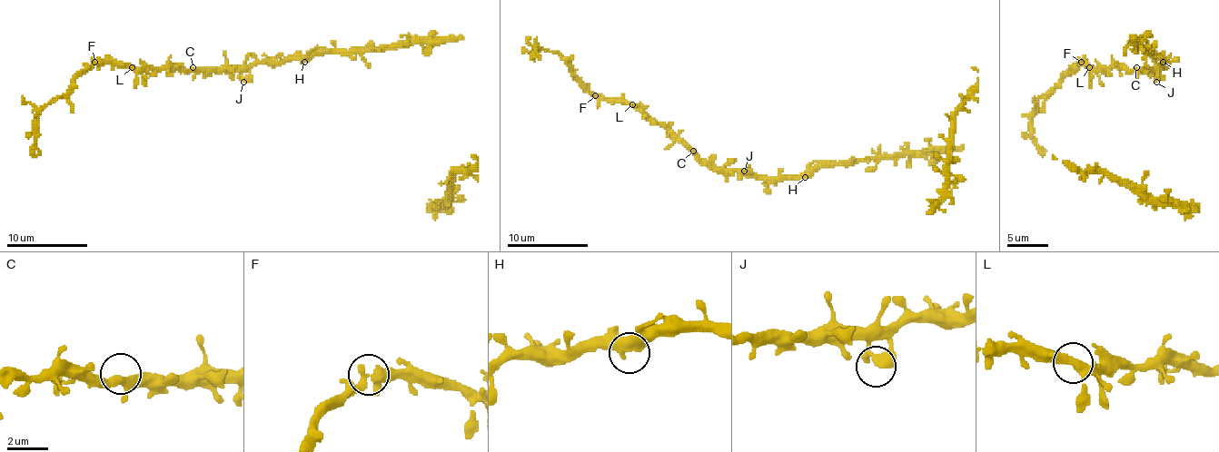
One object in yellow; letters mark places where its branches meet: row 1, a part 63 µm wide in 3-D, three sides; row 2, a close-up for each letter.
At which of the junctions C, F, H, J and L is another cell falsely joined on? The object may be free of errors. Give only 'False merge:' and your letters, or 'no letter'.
False merge: no letter

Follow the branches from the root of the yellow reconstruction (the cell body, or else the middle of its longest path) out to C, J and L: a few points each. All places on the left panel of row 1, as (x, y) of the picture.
C: (304, 55), (299, 59), (281, 59), (274, 63), (252, 63), (246, 67), (193, 67)
J: (304, 55), (299, 59), (256, 63), (243, 82)
L: (304, 55), (299, 59), (252, 63), (235, 69), (132, 67)

